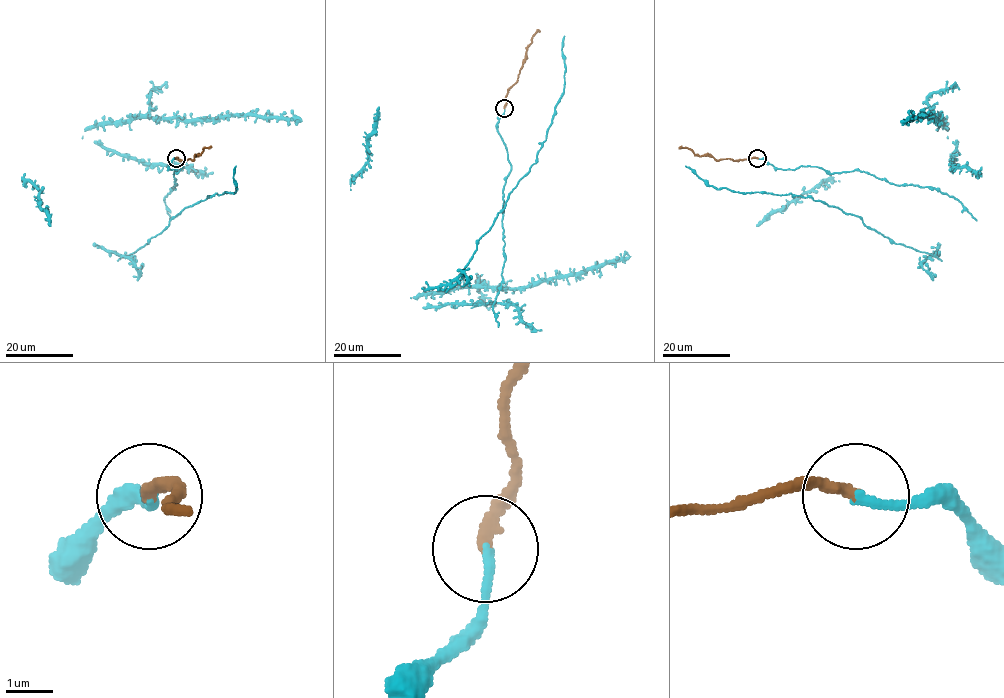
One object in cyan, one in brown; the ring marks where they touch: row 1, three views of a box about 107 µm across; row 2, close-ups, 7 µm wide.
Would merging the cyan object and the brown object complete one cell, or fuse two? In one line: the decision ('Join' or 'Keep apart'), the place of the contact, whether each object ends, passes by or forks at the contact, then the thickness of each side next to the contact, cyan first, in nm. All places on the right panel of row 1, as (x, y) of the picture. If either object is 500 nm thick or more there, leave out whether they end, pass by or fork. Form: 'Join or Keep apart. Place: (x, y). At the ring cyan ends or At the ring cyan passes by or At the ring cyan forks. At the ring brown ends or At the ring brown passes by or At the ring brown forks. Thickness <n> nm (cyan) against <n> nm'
Join. Place: (757, 158). At the ring cyan ends. At the ring brown ends. Thickness 200 nm (cyan) against 280 nm

